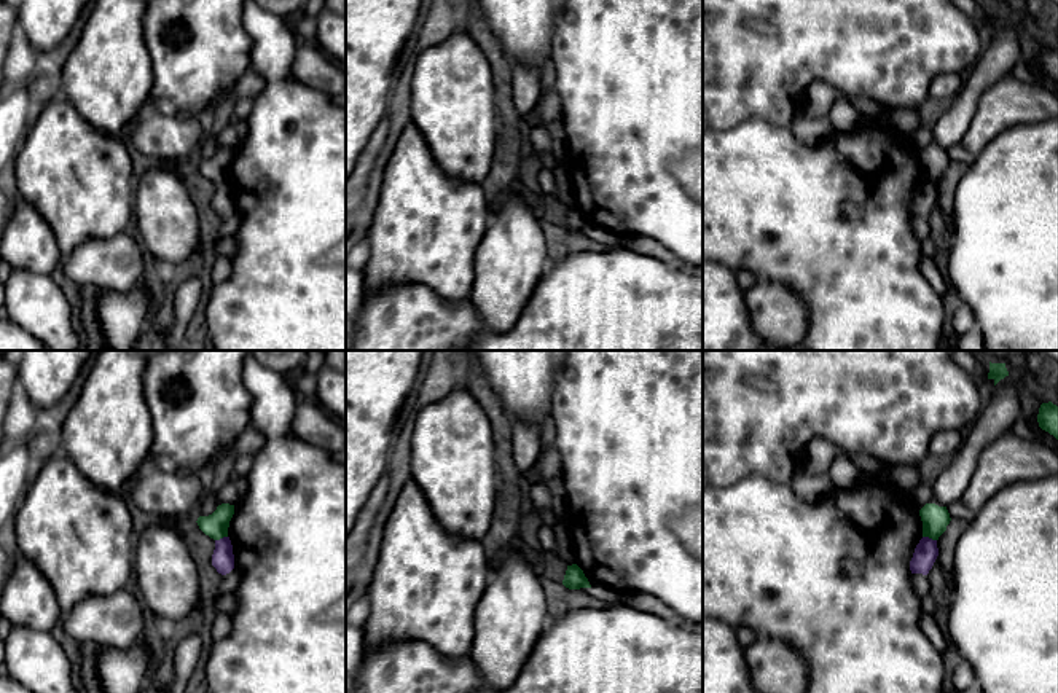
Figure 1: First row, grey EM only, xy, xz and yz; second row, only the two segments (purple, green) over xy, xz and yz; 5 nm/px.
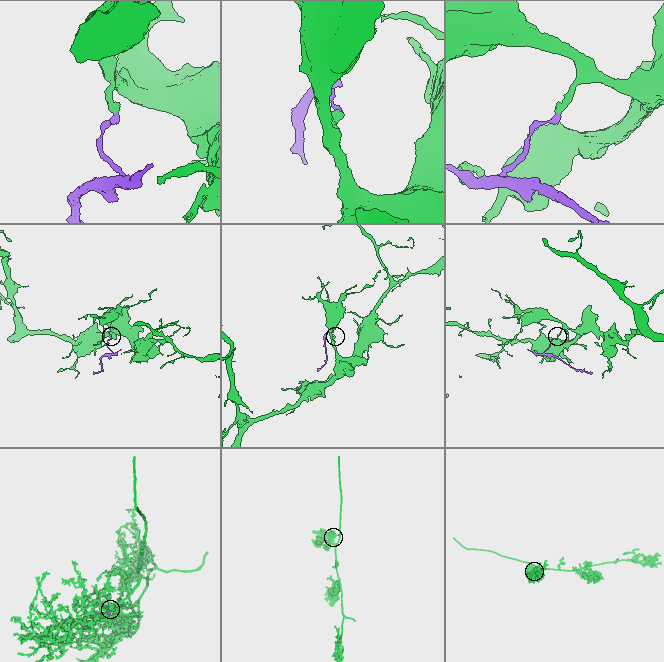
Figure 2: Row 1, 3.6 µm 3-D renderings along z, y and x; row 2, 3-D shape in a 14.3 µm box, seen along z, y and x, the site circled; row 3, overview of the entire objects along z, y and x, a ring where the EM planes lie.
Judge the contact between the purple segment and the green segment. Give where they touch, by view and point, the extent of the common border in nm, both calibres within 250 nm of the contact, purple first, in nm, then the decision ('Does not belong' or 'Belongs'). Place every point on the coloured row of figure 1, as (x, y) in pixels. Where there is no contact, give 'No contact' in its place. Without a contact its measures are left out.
Touches purple at yz (928, 537). Shared border 80 nm. Thickness 120 nm (purple) against 130 nm. Does not belong

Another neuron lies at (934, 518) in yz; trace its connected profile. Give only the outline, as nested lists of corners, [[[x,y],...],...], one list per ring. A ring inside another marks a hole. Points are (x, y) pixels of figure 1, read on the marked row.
[[[926,503],[919,510],[923,521],[923,537],[938,540],[938,537],[946,531],[951,518],[946,507],[938,507],[935,503]]]

